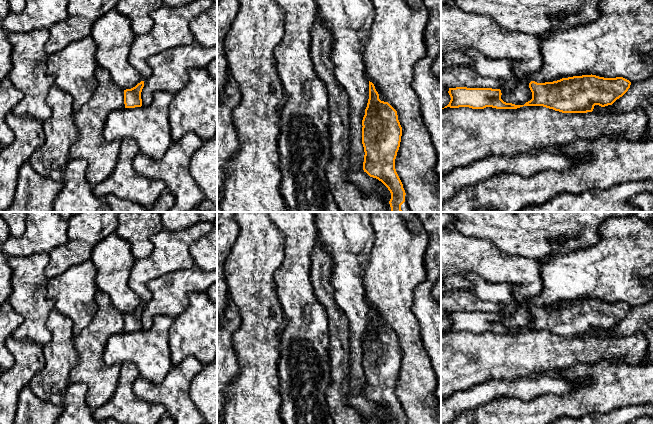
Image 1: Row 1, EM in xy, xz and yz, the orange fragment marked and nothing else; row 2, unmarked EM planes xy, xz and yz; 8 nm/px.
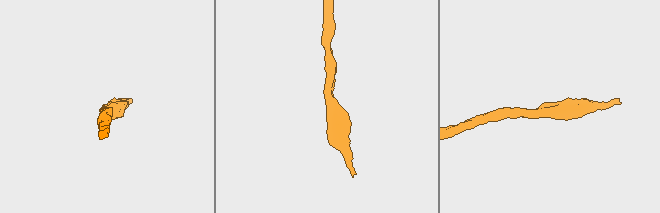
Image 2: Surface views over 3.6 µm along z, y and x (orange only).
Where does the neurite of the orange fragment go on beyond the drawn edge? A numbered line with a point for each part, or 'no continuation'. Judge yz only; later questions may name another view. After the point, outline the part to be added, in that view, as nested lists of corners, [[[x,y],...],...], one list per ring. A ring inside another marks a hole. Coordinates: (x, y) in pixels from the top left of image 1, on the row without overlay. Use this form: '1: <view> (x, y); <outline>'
no continuation

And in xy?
no continuation

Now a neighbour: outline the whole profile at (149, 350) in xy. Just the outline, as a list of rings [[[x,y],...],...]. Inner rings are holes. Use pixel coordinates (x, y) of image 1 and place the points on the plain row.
[[[156,315],[148,330],[123,332],[111,336],[104,349],[106,365],[134,363],[139,376],[151,383],[161,383],[173,367],[168,343],[173,318]]]

